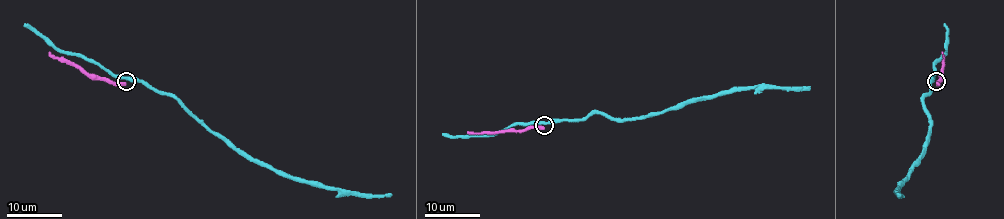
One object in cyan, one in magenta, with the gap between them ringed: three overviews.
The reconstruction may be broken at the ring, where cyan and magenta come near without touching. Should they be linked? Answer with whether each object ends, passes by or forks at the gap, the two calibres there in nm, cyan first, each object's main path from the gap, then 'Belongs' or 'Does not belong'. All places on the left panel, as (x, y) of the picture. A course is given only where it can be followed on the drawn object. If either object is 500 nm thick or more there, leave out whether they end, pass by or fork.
At the ring cyan passes by. At the ring magenta ends. Thickness 280 nm (cyan) against 300 nm. Course of cyan: (126, 79), (144, 82), (177, 99), (233, 144), (290, 176), (353, 194), (391, 193). Course of magenta: (125, 82), (109, 83), (91, 79), (79, 68), (55, 59), (48, 52). Does not belong

